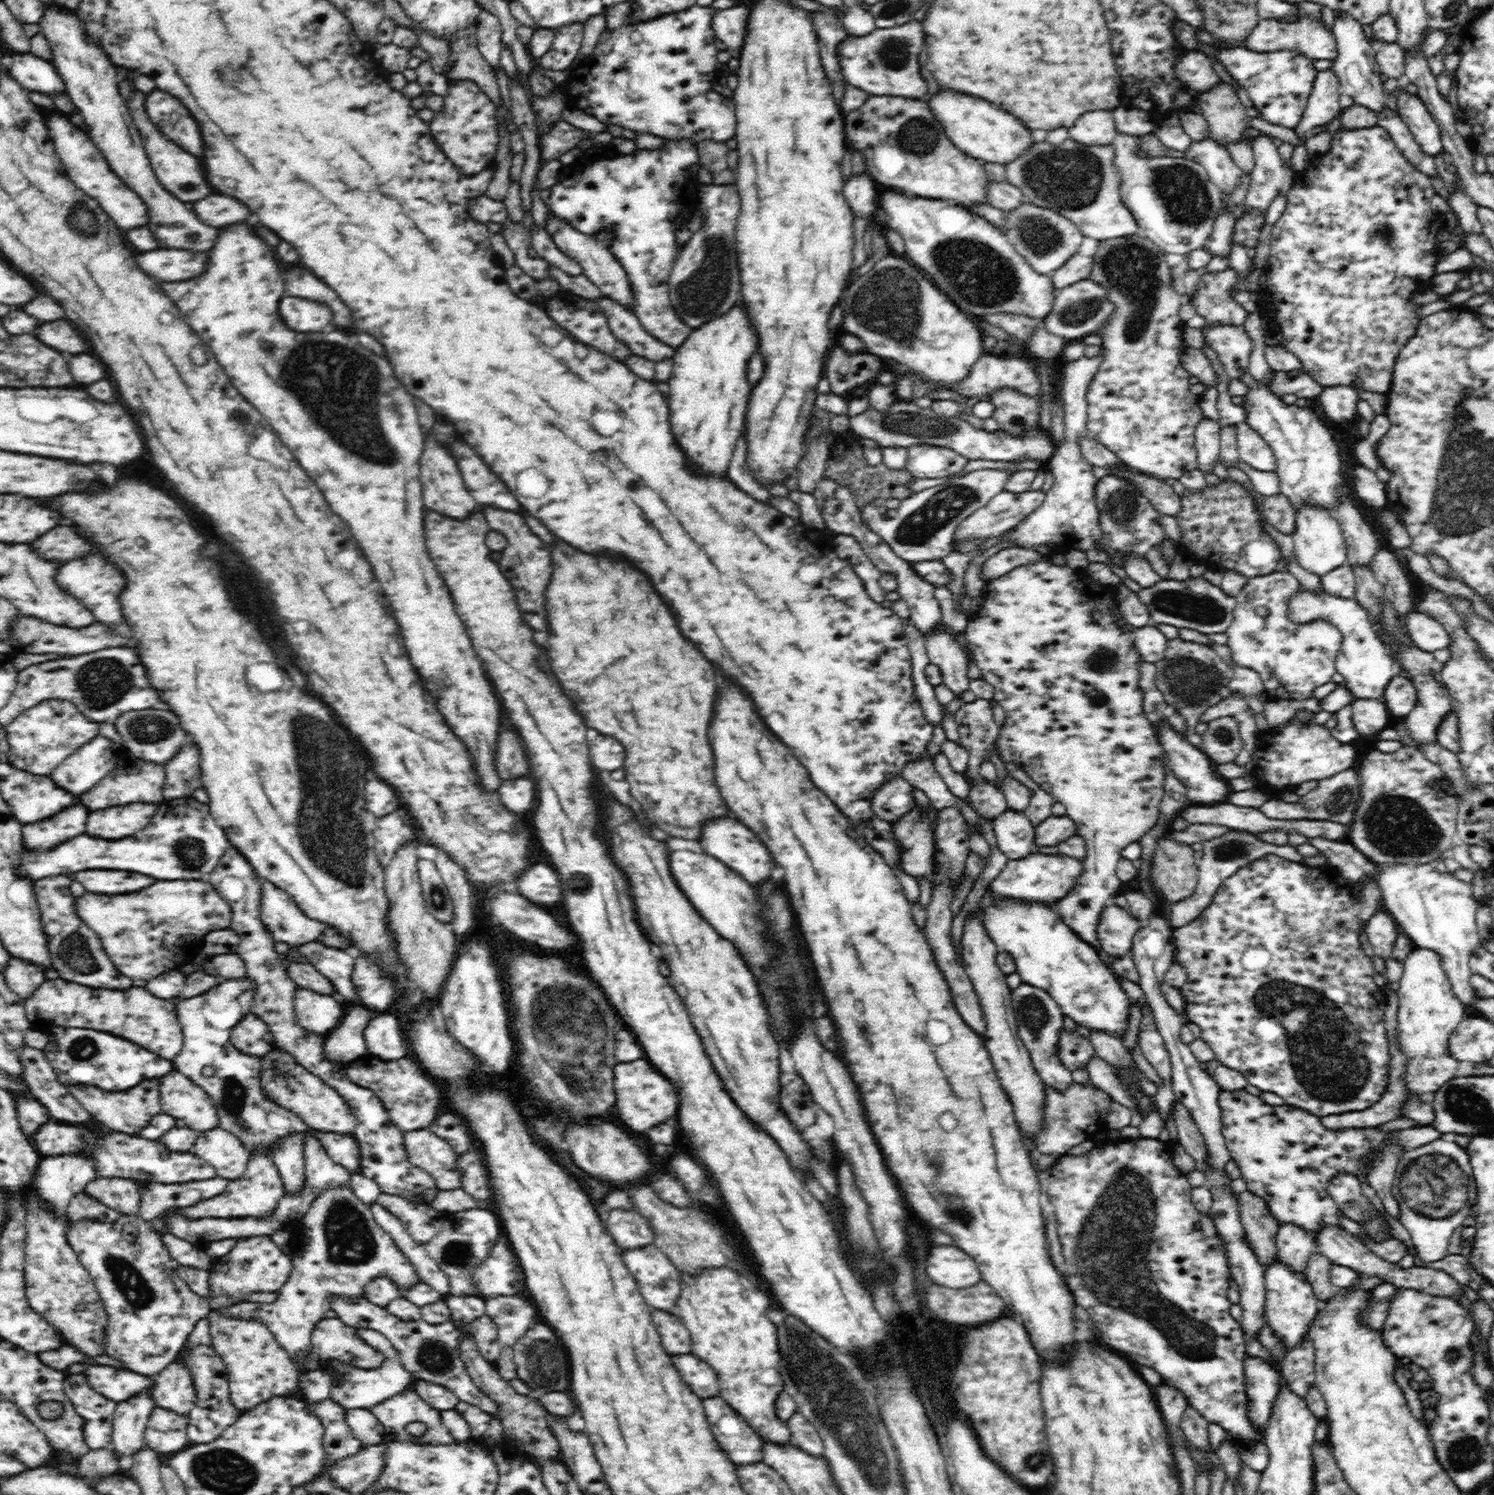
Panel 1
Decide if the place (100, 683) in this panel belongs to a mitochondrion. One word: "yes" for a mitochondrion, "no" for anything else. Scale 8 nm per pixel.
yes

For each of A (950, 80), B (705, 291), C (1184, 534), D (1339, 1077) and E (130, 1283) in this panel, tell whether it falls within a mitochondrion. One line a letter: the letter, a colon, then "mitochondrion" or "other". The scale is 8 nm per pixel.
A: other
B: mitochondrion
C: other
D: mitochondrion
E: mitochondrion

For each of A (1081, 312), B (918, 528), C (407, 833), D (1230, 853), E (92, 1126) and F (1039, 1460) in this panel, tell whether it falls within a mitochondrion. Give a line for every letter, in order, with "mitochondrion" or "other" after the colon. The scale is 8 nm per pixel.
A: mitochondrion
B: mitochondrion
C: other
D: mitochondrion
E: other
F: mitochondrion

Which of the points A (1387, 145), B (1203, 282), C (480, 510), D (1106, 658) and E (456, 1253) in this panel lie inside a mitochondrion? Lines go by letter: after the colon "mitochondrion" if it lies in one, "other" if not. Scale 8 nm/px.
A: other
B: other
C: other
D: mitochondrion
E: mitochondrion

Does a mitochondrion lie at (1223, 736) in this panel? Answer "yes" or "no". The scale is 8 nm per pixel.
yes

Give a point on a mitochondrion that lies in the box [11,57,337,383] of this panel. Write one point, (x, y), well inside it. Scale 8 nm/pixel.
(80, 206)

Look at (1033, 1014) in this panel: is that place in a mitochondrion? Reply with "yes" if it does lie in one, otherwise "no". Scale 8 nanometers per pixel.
yes

